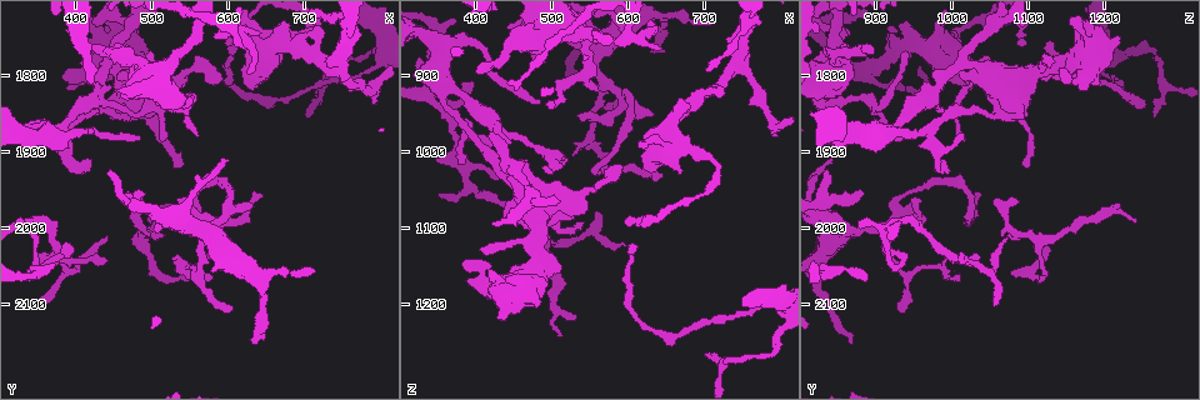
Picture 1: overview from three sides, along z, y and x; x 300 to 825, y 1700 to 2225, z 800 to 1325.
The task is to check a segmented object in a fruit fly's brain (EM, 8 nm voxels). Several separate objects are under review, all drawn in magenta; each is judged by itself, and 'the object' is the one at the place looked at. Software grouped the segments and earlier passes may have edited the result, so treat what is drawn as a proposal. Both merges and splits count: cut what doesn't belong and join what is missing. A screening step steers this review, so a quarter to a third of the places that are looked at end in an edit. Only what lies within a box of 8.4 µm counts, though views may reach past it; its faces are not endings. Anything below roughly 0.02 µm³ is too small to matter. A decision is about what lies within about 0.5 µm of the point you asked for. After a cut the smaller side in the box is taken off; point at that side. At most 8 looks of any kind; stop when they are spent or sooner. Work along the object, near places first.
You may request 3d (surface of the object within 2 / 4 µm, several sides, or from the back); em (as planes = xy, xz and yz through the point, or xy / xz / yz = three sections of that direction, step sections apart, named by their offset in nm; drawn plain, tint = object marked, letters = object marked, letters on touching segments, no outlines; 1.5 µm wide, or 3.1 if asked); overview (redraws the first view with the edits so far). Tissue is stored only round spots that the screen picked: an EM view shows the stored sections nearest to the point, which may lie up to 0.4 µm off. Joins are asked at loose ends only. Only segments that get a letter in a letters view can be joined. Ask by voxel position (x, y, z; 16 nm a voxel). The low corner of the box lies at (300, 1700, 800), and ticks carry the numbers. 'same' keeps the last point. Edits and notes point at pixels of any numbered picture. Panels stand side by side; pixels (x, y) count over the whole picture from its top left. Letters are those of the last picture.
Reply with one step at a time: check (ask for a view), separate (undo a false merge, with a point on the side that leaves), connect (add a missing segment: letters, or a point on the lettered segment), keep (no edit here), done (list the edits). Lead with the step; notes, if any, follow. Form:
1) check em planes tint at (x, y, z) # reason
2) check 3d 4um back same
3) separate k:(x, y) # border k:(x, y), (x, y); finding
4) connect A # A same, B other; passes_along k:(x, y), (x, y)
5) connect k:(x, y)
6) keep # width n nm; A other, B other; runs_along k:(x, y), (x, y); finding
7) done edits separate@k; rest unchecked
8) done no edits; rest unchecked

check em planes letters at (350, 2040, 1010) # tapers out

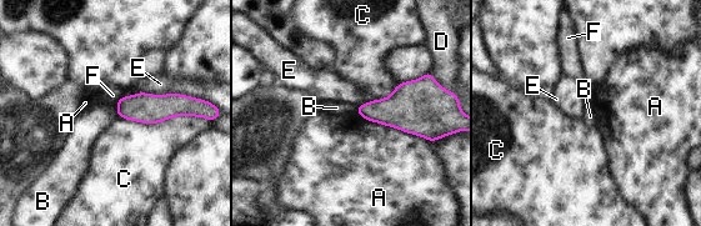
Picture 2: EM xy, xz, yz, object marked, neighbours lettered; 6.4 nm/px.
keep # A other, B other, C other, D other, E other, F other; border 2:(123, 94), (186, 94), (210, 103); no lettered segment goes on from it

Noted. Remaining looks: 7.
check em yz step 8 letters at (405, 1770, 895) # free end

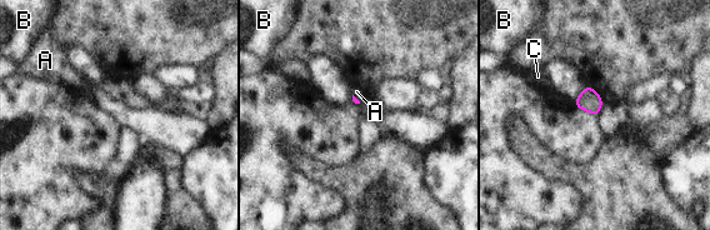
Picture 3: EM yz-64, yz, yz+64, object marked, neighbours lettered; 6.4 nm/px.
check em planes letters same # another direction

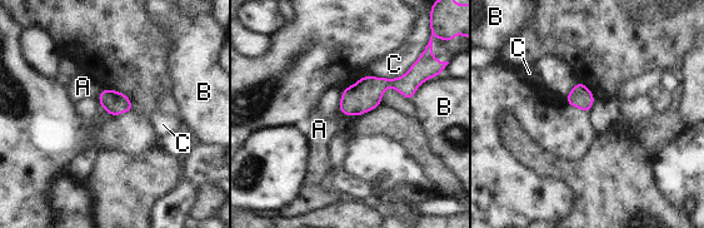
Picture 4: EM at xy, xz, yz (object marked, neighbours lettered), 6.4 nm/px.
keep # longest_contact C 360 nm; A other, B other, C other; border 4:(103, 89), (96, 98); none of them fits

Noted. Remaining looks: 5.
check 3d 4um at (625, 1815, 1030) # an open end

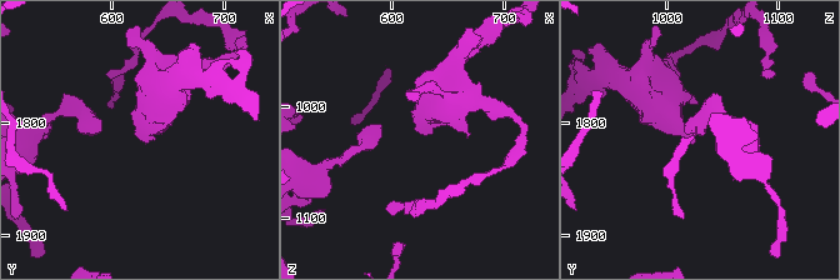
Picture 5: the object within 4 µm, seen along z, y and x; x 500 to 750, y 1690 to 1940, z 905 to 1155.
check em planes plain at (628, 1816, 1026)

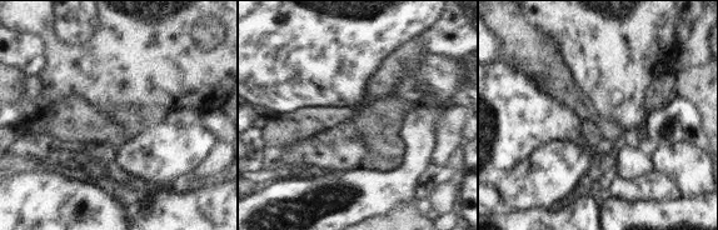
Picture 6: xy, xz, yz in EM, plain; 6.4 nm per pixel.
check em planes letters same

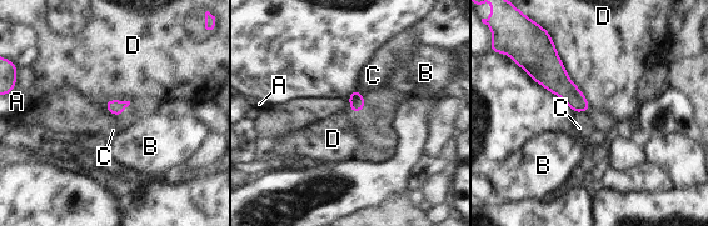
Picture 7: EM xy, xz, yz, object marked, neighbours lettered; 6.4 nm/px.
keep # longest_contact D 550 nm; A other, B other, C other, D other; border 7:(551, 34), (569, 79), (592, 110); no lettered segment goes on from it

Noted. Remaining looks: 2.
check em xz step 4 tint at (705, 1855, 1265) # thin end

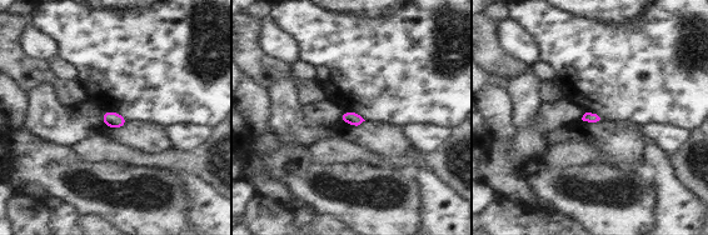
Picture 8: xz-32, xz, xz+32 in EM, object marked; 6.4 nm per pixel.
check em planes letters same # cut it another way

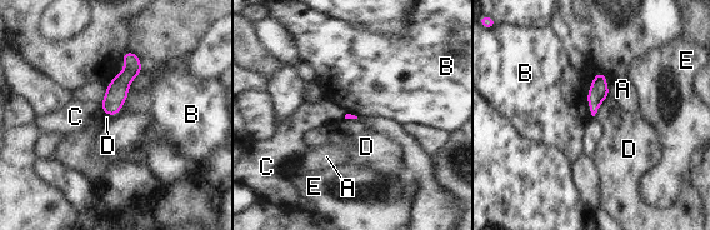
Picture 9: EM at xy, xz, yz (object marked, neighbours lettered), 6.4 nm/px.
keep # A other, B other, C other, D other, E other; border 9:(144, 70), (131, 83), (119, 111); none of them fits

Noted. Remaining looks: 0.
done no edits; rest unchecked

